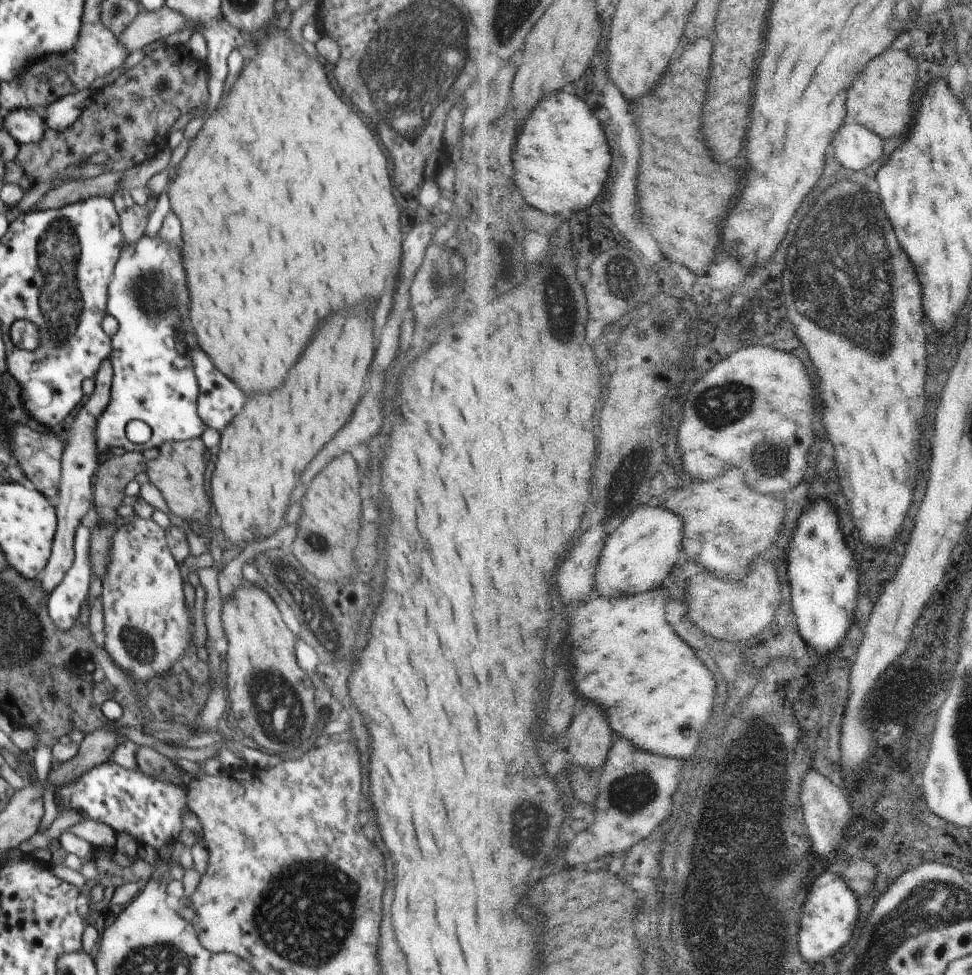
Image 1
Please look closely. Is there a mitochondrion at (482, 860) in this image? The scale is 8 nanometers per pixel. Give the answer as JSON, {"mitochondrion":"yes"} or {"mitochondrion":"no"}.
{"mitochondrion":"no"}

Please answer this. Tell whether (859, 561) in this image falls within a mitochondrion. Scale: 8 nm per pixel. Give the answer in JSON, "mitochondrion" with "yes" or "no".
{"mitochondrion":"no"}

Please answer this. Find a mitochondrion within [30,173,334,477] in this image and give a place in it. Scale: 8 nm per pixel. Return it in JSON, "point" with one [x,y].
{"point":[59,249]}

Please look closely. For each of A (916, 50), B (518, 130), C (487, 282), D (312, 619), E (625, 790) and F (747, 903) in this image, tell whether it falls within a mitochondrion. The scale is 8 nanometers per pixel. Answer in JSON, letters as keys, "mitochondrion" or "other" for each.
{"A":"mitochondrion","B":"other","C":"other","D":"mitochondrion","E":"mitochondrion","F":"mitochondrion"}

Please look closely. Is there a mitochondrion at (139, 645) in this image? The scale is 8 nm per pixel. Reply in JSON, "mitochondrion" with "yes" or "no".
{"mitochondrion":"yes"}

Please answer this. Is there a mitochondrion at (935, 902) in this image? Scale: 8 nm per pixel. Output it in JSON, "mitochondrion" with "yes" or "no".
{"mitochondrion":"yes"}

